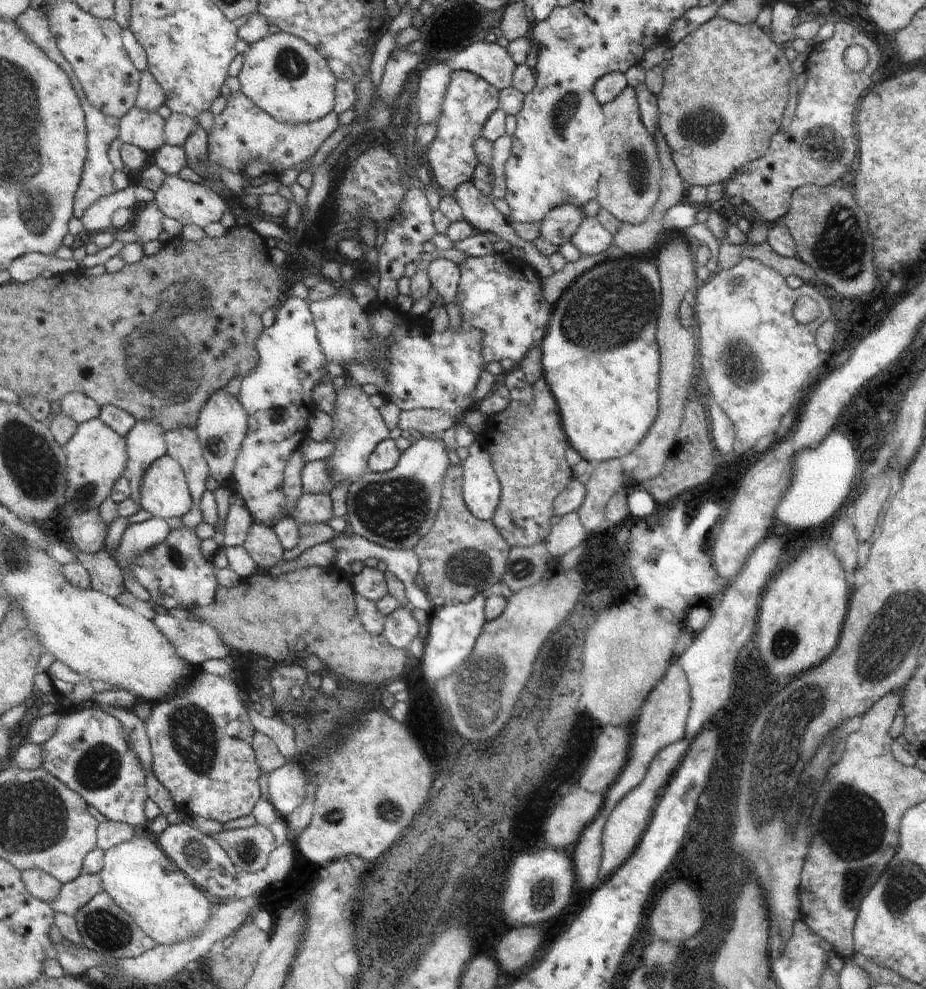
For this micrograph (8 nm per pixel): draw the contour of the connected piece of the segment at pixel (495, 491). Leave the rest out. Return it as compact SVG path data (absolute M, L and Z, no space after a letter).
M478 439L468 448L470 455L462 462L464 468L464 500L470 512L481 521L493 521L496 516L500 501L502 500L502 485L490 453L482 448Z

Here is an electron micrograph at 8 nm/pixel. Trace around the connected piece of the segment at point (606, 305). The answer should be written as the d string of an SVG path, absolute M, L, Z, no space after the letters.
M630 256L630 258L623 258L617 260L609 260L604 264L598 265L594 270L589 270L584 276L581 276L574 284L569 286L569 289L565 292L565 295L559 300L554 306L554 310L551 314L551 322L546 323L548 327L547 334L544 338L540 338L540 343L543 350L543 359L542 359L542 366L544 371L544 377L546 378L546 382L550 385L552 392L554 393L554 398L558 401L558 408L559 413L562 414L562 426L563 429L566 430L567 439L570 441L571 447L585 460L588 461L590 464L599 464L603 463L604 461L609 461L612 459L619 459L623 458L623 456L627 456L627 454L633 454L633 452L639 447L639 444L642 444L642 441L647 437L647 434L651 431L655 420L658 418L659 415L659 408L660 408L660 397L657 392L659 392L660 388L660 373L662 372L662 360L660 356L660 349L657 346L657 324L659 324L659 318L661 311L661 304L663 303L663 296L661 296L661 280L659 280L659 270L657 270L657 266L651 262L651 259L655 259L654 257L651 258L640 258L640 256Z

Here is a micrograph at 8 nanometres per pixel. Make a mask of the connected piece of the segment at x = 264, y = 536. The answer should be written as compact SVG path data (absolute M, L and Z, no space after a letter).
M254 523L243 545L261 568L271 568L283 560L285 549L281 545L274 527Z

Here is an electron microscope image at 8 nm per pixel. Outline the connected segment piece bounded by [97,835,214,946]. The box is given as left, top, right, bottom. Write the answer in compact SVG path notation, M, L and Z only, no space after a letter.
M145 835L133 836L130 842L125 842L104 852L103 866L97 872L102 881L103 891L125 912L138 921L143 932L147 933L158 945L179 944L199 936L210 923L211 912L214 911L214 900L200 889L174 863L163 849Z

